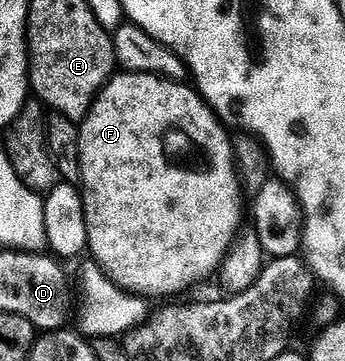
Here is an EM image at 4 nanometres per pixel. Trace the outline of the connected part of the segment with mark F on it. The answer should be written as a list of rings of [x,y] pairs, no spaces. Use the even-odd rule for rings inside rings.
[[[120,73],[108,80],[108,84],[97,95],[88,110],[88,116],[79,124],[79,128],[79,157],[83,173],[81,199],[84,203],[84,216],[87,219],[88,249],[90,253],[92,251],[93,260],[99,263],[108,277],[119,287],[133,291],[139,296],[168,295],[172,291],[188,287],[190,281],[184,275],[184,207],[228,207],[228,211],[220,211],[220,215],[232,215],[232,199],[238,195],[234,186],[238,172],[230,162],[230,135],[228,139],[227,133],[224,132],[225,124],[207,102],[200,98],[200,92],[187,82],[173,81],[158,75]],[[216,195],[224,195],[224,203],[220,203]]]

